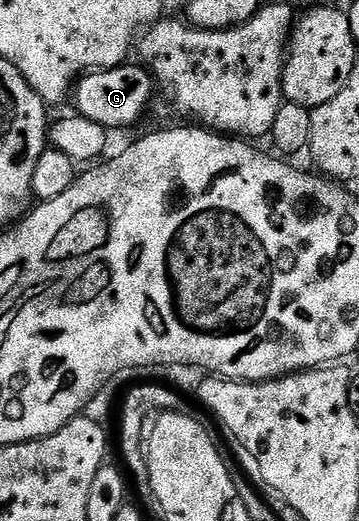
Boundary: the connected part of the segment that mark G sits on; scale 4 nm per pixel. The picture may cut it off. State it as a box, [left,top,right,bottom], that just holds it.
[71,62,155,130]

